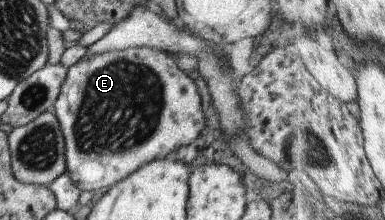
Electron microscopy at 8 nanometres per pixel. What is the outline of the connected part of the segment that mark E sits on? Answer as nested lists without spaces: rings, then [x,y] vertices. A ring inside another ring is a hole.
[[[129,47],[121,50],[113,50],[113,52],[103,52],[99,55],[88,55],[81,57],[75,64],[66,70],[66,77],[60,86],[59,94],[53,102],[53,111],[57,119],[61,134],[64,140],[65,155],[65,174],[71,178],[71,182],[83,191],[99,190],[99,188],[107,188],[127,174],[131,174],[133,170],[137,170],[139,166],[151,162],[153,158],[165,158],[169,152],[173,152],[179,146],[187,146],[191,144],[197,134],[203,128],[203,113],[201,113],[201,100],[197,93],[197,86],[183,71],[177,68],[175,61],[167,56],[165,51],[158,51],[152,47]]]

